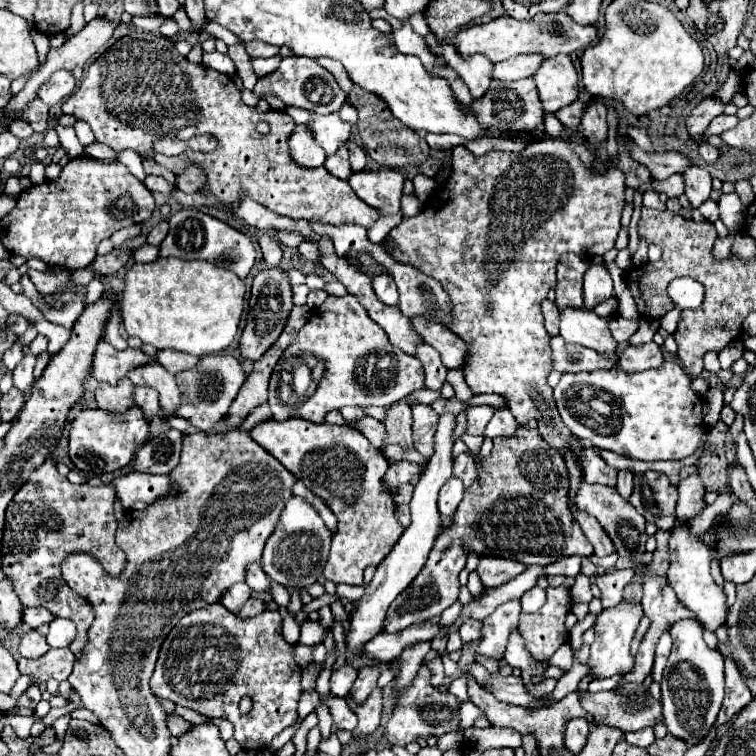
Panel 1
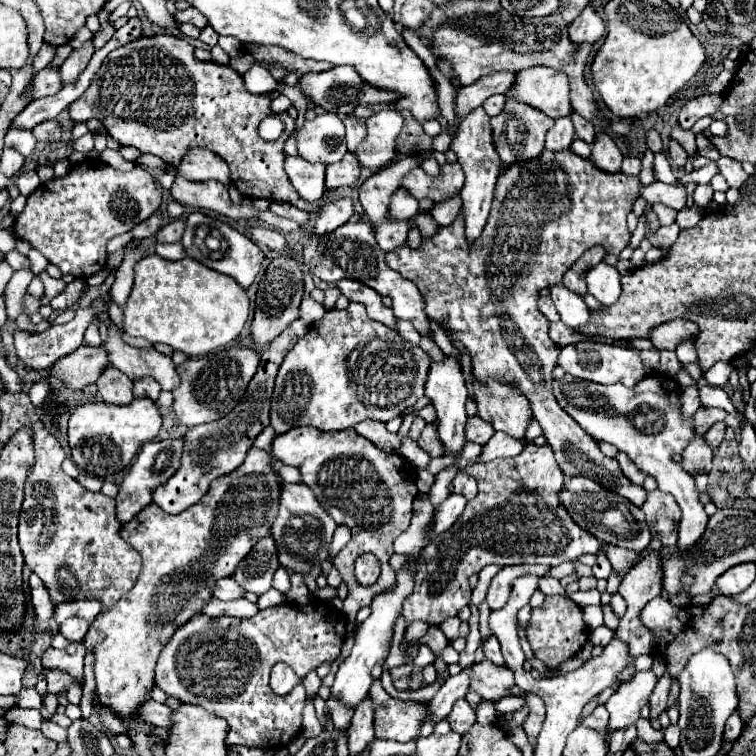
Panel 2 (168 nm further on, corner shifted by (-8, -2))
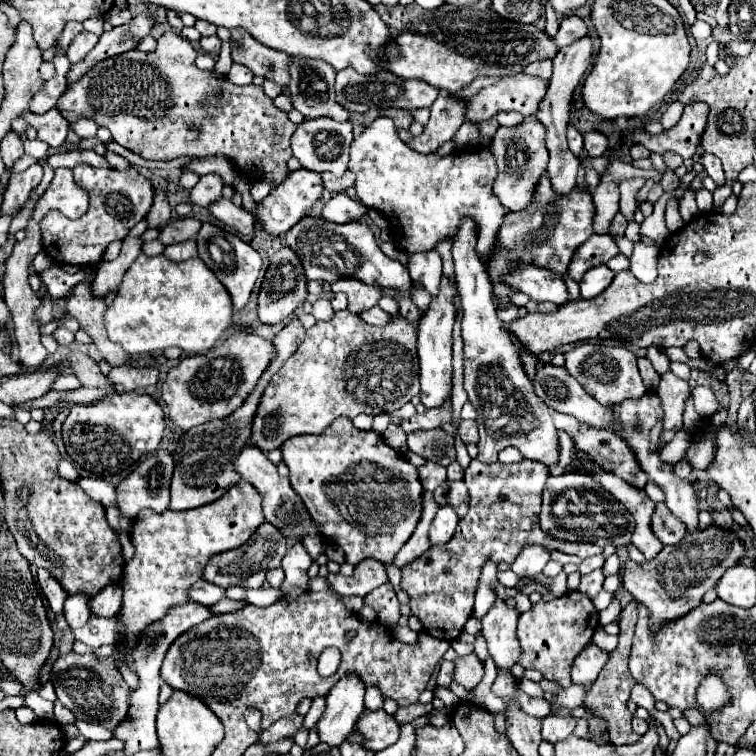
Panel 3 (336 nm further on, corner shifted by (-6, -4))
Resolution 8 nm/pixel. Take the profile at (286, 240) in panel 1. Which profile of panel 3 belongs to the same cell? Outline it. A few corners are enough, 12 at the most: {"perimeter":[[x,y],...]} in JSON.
{"perimeter":[[345,193],[327,201],[321,219],[359,221],[369,209]]}

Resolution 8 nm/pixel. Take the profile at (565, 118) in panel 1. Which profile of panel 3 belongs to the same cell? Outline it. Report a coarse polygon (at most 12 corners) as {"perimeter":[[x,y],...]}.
{"perimeter":[[585,133],[585,153],[603,157],[607,137],[603,133]]}

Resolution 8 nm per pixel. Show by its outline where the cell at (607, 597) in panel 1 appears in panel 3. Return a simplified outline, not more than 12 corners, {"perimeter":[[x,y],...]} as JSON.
{"perimeter":[[601,627],[593,635],[593,643],[611,653],[617,637],[609,637]]}

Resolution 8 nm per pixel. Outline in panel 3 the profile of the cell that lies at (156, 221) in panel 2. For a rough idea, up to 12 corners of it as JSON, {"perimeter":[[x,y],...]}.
{"perimeter":[[157,191],[149,215],[149,227],[169,221],[171,205],[165,193]]}

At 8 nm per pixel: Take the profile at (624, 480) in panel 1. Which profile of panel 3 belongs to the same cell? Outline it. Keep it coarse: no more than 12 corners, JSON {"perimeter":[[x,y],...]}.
{"perimeter":[[579,425],[573,443],[603,471],[643,489],[649,481],[629,443]]}

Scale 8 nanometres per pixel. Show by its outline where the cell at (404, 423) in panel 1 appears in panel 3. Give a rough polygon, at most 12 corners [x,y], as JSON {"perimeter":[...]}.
{"perimeter":[[451,399],[401,421],[405,433],[451,423]]}

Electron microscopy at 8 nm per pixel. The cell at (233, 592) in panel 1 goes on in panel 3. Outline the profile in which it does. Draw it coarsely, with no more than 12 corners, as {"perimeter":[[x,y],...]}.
{"perimeter":[[193,583],[189,599],[199,605],[213,605],[225,597],[225,589]]}

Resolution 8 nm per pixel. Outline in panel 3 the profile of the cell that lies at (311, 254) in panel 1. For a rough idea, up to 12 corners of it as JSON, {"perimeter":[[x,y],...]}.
{"perimeter":[[303,217],[285,235],[307,279],[409,297],[411,277],[365,223]]}

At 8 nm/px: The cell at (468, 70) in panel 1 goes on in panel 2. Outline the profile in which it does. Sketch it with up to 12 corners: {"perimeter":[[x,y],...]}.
{"perimeter":[[491,95],[483,109],[493,117],[503,109],[505,95]]}

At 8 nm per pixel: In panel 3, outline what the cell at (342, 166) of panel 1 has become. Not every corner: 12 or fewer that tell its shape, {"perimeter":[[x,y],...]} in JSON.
{"perimeter":[[353,173],[343,177],[321,175],[323,187],[331,193],[343,193],[353,187]]}

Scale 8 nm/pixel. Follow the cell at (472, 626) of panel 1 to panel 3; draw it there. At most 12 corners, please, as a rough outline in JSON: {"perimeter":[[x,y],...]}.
{"perimeter":[[519,691],[519,703],[527,715],[539,719],[551,715],[551,703]]}

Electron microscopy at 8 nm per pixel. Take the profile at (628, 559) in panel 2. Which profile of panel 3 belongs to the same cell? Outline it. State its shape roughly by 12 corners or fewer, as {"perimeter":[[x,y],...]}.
{"perimeter":[[733,531],[687,533],[623,563],[657,633],[695,609],[745,555]]}

